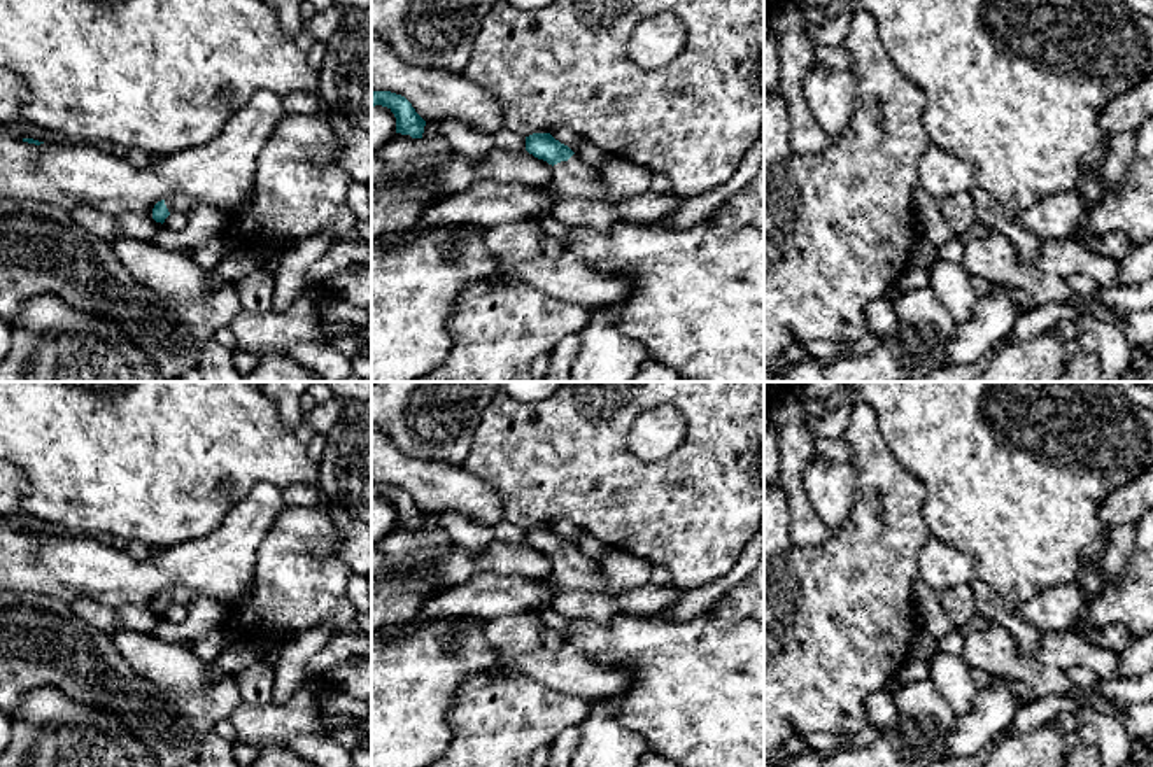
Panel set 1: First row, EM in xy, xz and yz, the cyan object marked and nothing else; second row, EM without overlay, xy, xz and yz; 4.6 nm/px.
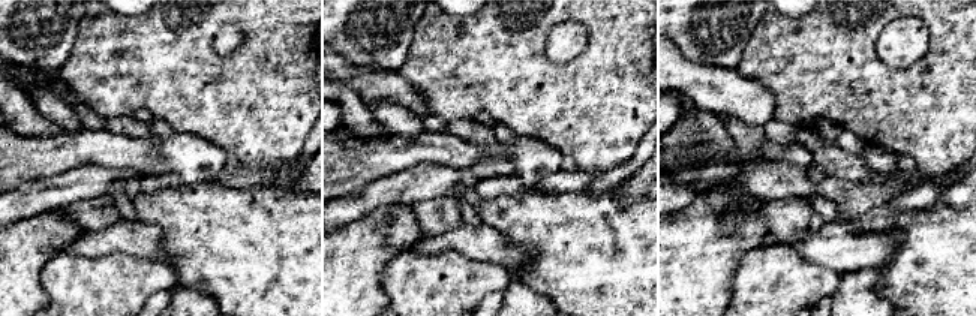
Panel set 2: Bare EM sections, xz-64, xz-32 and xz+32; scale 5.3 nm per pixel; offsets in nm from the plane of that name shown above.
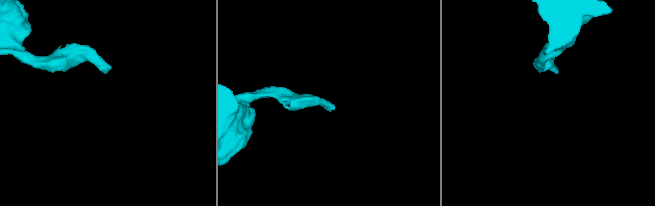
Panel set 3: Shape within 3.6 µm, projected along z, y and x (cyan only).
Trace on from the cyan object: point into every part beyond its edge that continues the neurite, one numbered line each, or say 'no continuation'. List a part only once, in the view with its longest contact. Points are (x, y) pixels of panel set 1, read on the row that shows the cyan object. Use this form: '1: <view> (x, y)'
1: xz (572, 179)

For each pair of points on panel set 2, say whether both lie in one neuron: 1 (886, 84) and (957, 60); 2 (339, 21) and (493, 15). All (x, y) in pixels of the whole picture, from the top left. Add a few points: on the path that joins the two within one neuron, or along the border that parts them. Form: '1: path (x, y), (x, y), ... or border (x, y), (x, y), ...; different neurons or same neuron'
1: path (904, 84), (919, 84), (939, 78); same neuron
2: border (420, 15), (414, 24), (414, 35), (407, 53); different neurons

